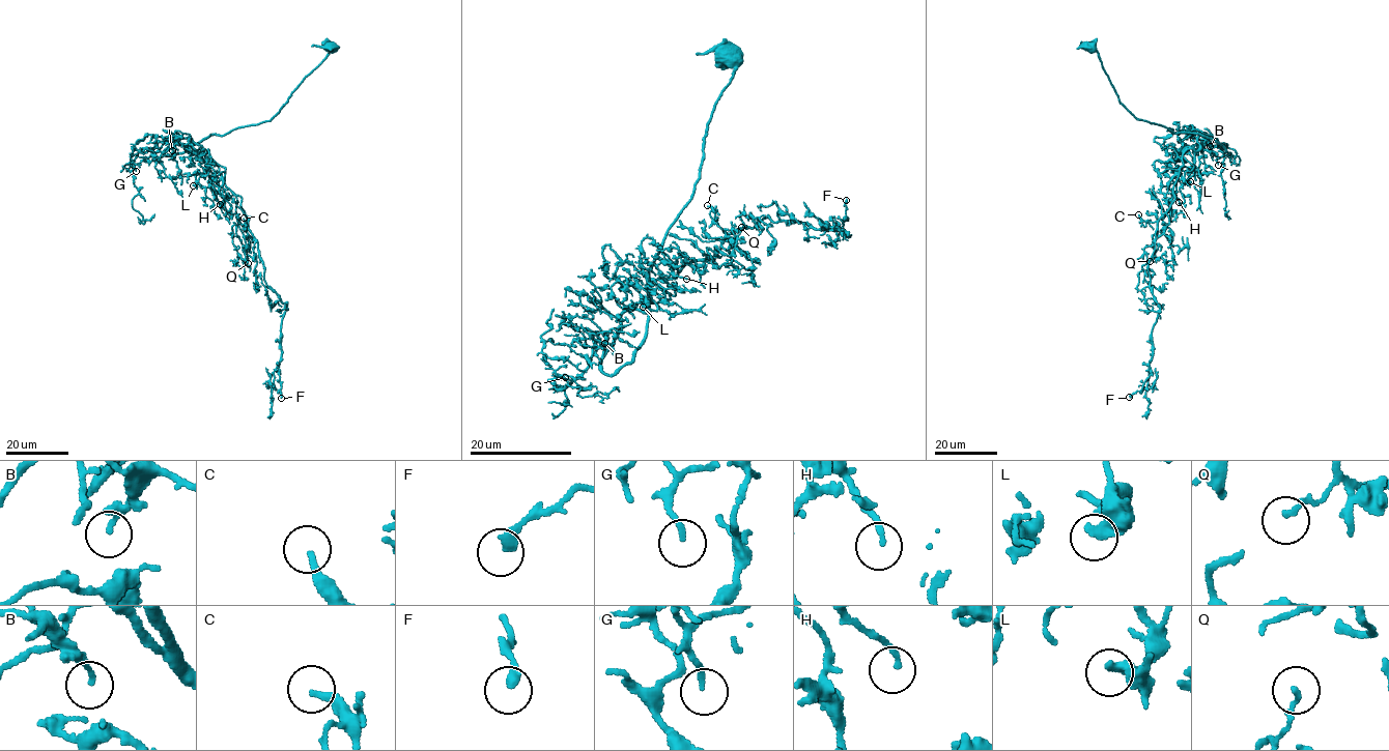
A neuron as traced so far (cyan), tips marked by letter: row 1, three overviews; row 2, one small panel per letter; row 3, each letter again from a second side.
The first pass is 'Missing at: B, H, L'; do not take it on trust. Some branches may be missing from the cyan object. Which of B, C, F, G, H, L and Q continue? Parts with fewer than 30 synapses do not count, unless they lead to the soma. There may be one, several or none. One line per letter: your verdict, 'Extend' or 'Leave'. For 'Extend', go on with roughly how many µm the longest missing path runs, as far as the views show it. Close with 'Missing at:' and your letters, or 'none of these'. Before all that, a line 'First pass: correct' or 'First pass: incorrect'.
First pass: incorrect
B: Leave
C: Leave
F: Leave
G: Extend. Missing length about 15 µm
H: Extend. Missing length about 25 µm
L: Extend. Missing length about 25 µm
Q: Leave
Missing at: G, H, L

